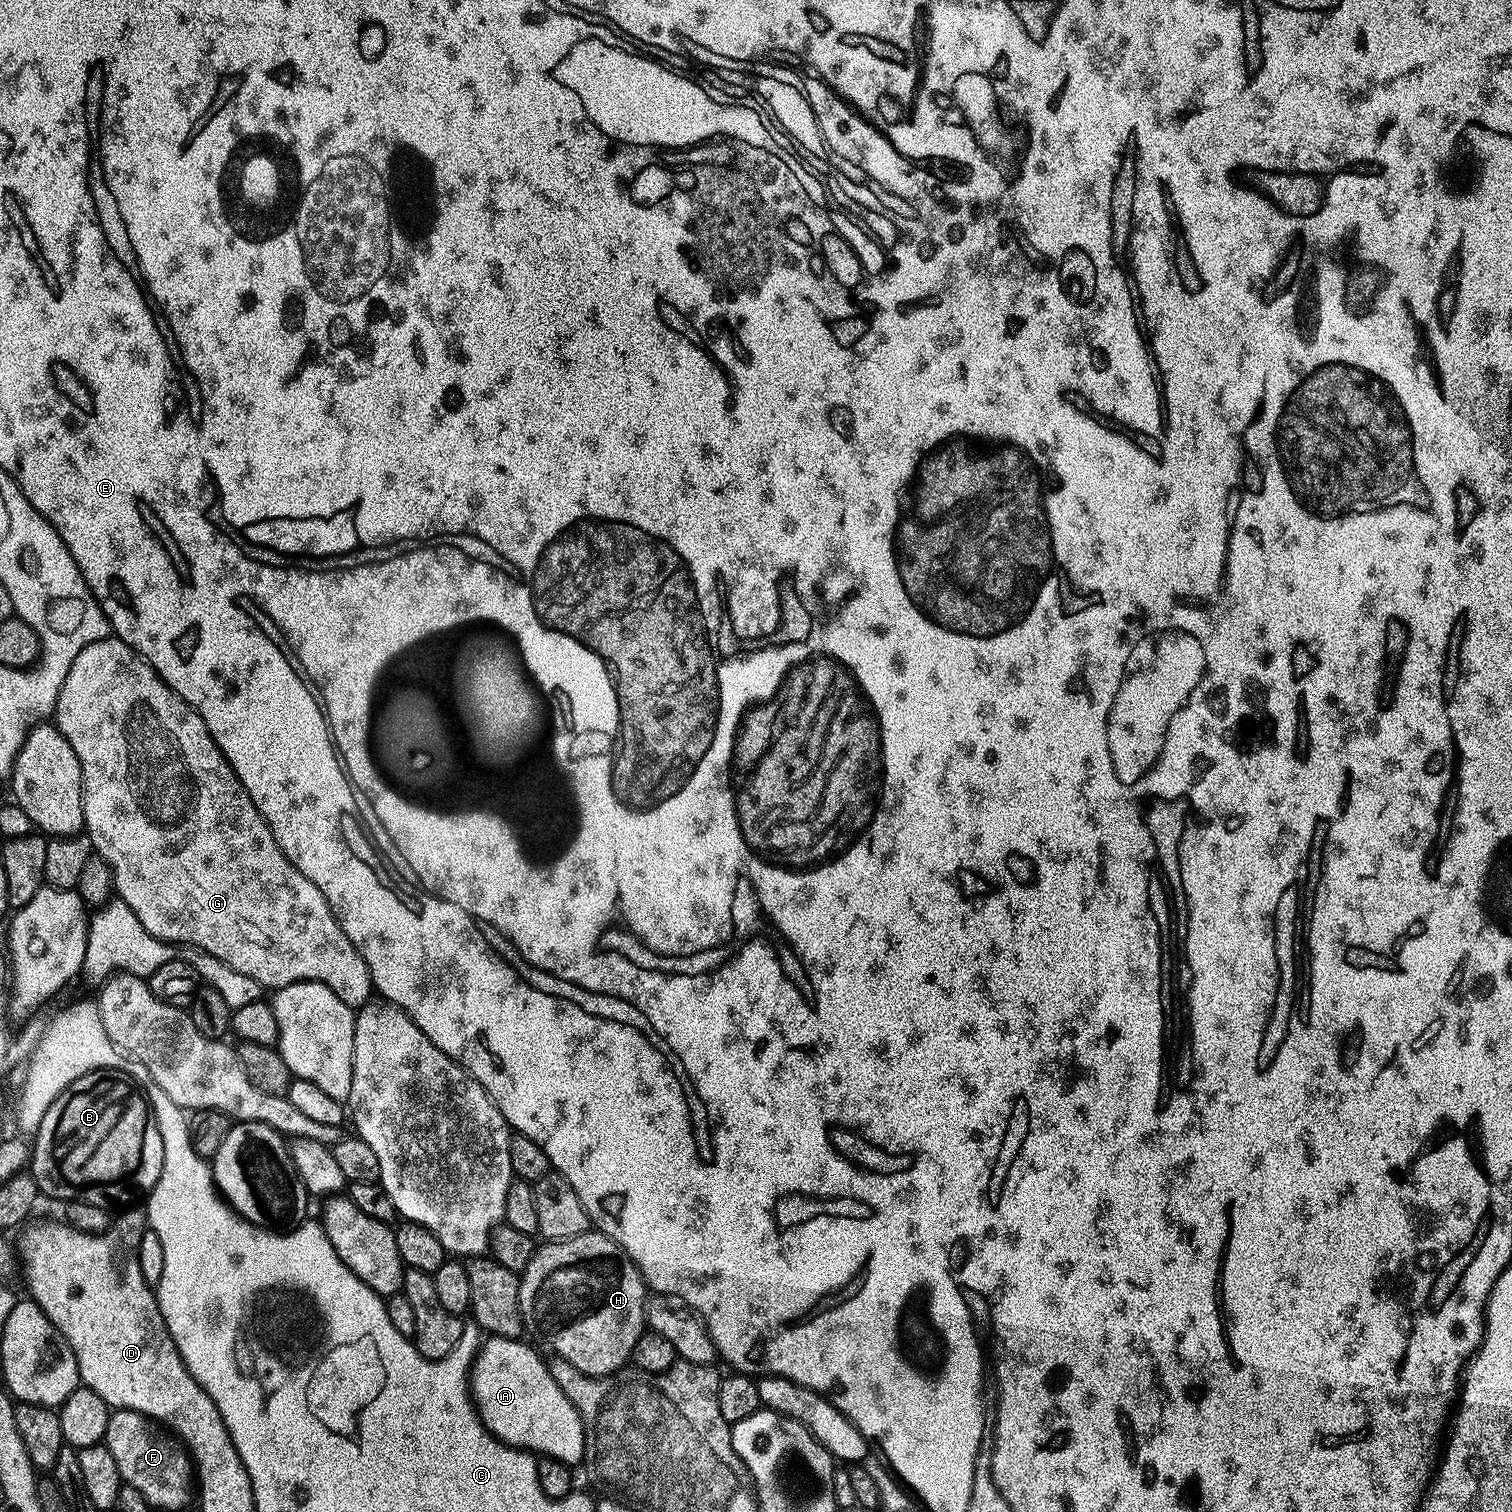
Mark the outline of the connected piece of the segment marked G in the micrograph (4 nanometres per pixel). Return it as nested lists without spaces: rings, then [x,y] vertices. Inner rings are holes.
[[[109,634],[103,640],[90,642],[72,660],[70,670],[62,682],[62,690],[58,694],[54,723],[70,742],[74,754],[78,754],[78,762],[84,779],[84,832],[92,839],[95,855],[100,856],[112,869],[114,892],[119,899],[134,910],[138,922],[146,926],[146,930],[154,938],[165,940],[168,944],[195,948],[214,958],[218,958],[226,966],[238,970],[238,974],[246,974],[246,978],[254,978],[261,989],[275,990],[296,984],[299,980],[313,980],[324,984],[346,1006],[359,1010],[373,999],[372,975],[358,950],[346,938],[342,926],[336,921],[336,915],[326,902],[322,890],[306,878],[286,858],[286,854],[278,846],[270,826],[262,818],[262,814],[254,806],[250,794],[242,786],[242,782],[234,774],[230,762],[222,754],[222,750],[214,742],[210,730],[206,730],[206,722],[182,697],[166,686],[162,677],[146,663],[139,654],[126,642],[117,640]]]

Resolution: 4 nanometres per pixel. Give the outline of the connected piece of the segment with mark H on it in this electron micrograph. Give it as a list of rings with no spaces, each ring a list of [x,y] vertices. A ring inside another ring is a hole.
[[[617,1244],[612,1247],[612,1252],[579,1253],[577,1258],[539,1276],[539,1280],[540,1284],[535,1284],[536,1291],[530,1298],[529,1309],[522,1313],[524,1327],[552,1351],[553,1357],[570,1362],[570,1366],[587,1376],[611,1376],[631,1361],[634,1346],[646,1330],[650,1296],[639,1268]]]

